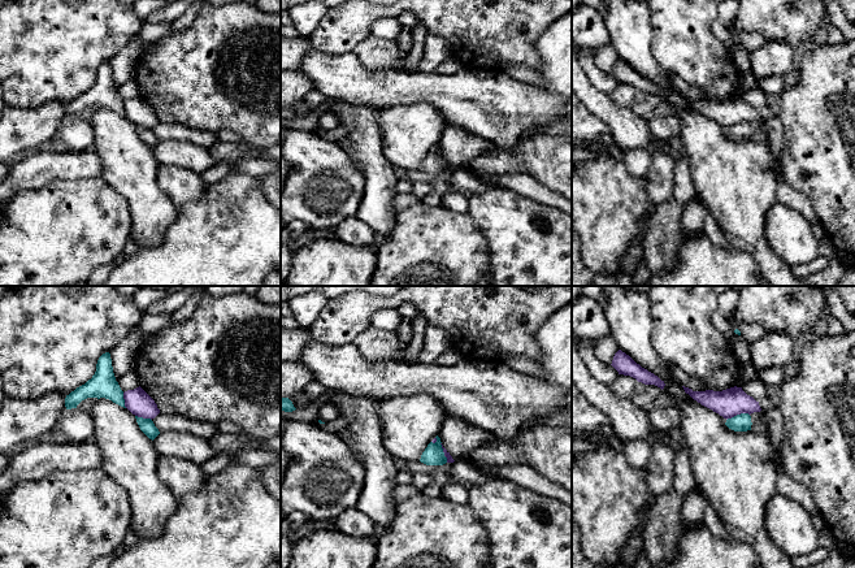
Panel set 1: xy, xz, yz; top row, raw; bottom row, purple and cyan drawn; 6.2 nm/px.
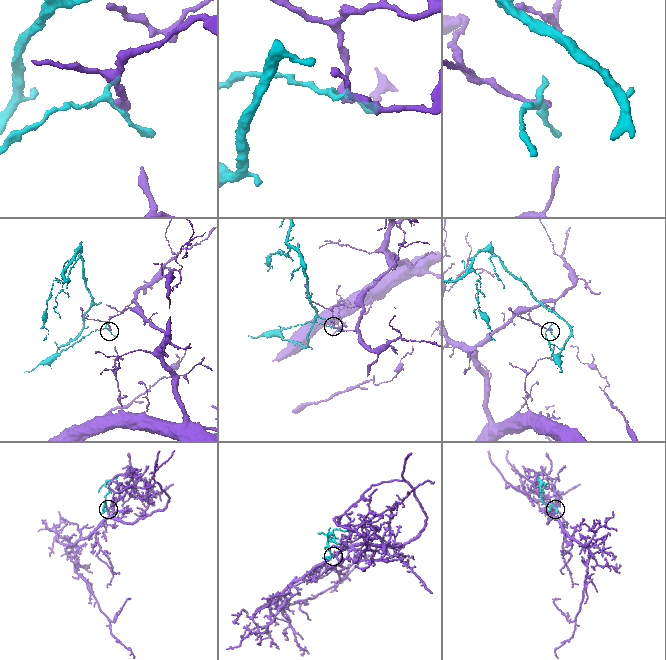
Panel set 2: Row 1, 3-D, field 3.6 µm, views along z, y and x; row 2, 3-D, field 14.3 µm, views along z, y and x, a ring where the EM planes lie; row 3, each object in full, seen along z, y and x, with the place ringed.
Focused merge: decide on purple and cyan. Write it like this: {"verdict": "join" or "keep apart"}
{"verdict": "keep apart"}

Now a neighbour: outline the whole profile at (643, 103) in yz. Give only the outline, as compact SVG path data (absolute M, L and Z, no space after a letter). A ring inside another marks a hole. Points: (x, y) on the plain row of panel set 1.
M637 91L634 96L634 101L632 104L633 112L644 118L648 113L651 113L660 103L661 97L655 94L644 94L642 91Z

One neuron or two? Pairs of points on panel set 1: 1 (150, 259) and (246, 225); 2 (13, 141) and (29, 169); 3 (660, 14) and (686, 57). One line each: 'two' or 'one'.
1: one
2: two
3: one

